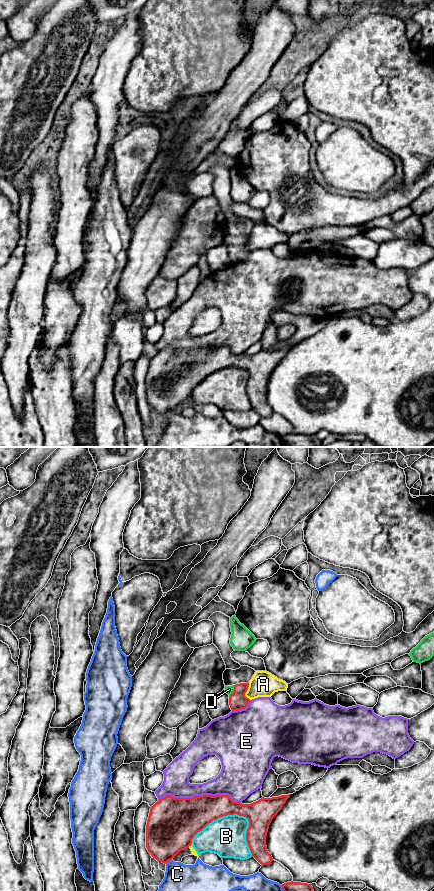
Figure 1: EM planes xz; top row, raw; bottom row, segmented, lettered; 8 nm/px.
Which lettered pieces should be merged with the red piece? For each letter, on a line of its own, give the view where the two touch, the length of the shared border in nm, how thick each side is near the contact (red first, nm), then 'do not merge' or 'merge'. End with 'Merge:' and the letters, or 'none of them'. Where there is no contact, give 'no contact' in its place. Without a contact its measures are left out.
A: xz | 140 nm | 140/200 nm | do not merge
B: xz | 500 nm | 300/320 nm | do not merge
C: xz | 70 nm | 380/220 nm | do not merge
D: xz | 110 nm | 140/60 nm | merge
E: xz | 650 nm | 360/200 nm | do not merge
Merge: D

